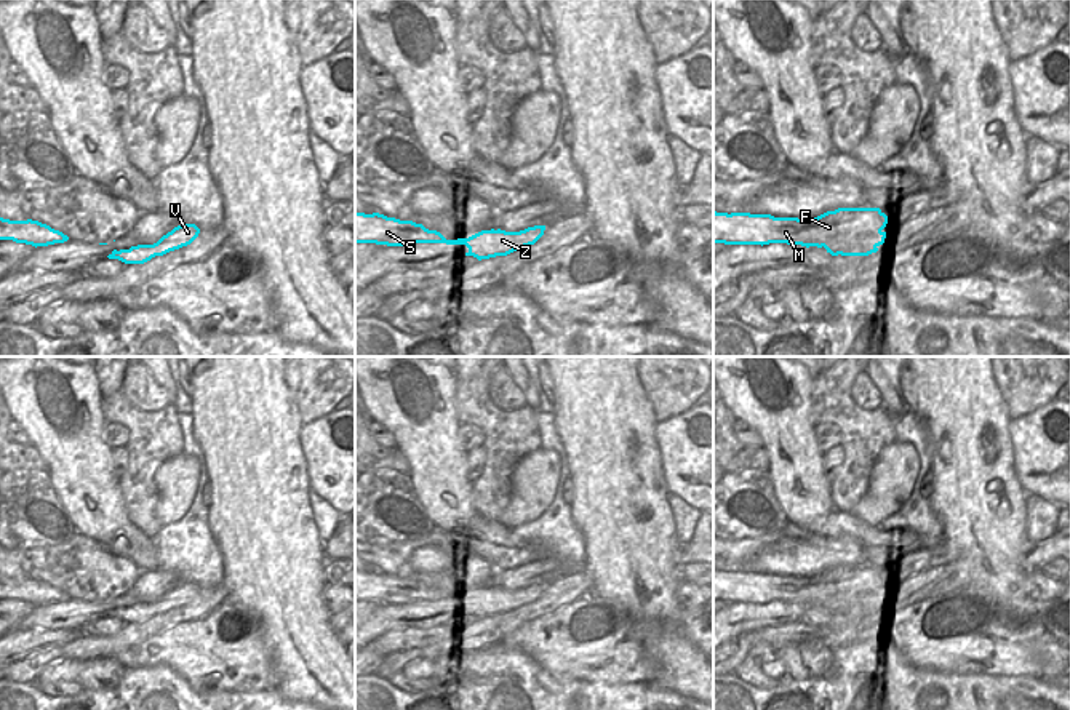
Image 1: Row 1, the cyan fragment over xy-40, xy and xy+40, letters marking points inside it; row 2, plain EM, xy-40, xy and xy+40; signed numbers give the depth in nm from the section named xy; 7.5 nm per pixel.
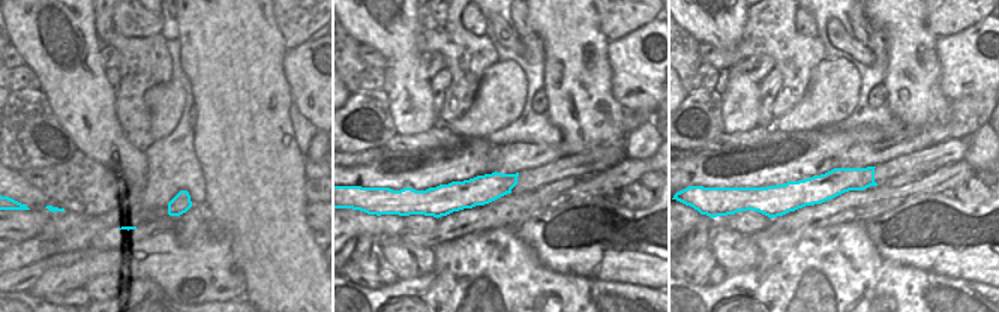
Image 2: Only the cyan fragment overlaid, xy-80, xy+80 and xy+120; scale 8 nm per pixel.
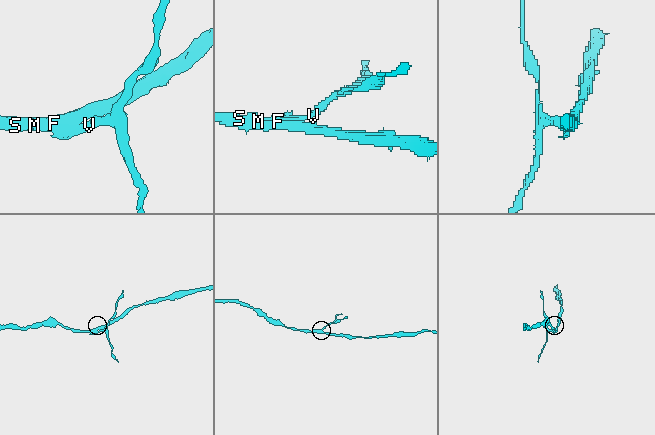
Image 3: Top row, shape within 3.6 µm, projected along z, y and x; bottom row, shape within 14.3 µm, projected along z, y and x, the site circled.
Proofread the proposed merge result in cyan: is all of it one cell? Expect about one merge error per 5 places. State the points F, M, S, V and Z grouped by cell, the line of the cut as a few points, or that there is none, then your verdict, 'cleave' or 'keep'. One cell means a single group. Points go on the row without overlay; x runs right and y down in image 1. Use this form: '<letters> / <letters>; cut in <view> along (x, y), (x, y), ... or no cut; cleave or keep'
F M S Z / V; cut in xy along (514, 590), (514, 605), (511, 608), (472, 613); cleave

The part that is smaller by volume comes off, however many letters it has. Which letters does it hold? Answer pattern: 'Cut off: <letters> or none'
Cut off: V.

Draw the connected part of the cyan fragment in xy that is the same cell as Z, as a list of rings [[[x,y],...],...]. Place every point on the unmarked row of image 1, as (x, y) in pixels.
[[[355,571],[355,601],[376,601],[387,604],[406,604],[413,601],[465,603],[465,614],[480,611],[489,614],[499,609],[512,609],[513,590],[481,588],[469,596],[446,598],[440,590],[429,588],[413,579],[400,579],[379,571]]]

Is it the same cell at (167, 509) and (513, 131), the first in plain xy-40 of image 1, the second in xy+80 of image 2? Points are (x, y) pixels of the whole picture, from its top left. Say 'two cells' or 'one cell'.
two cells

